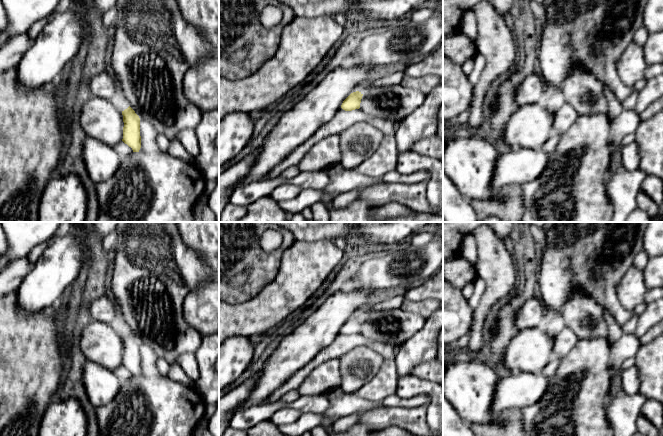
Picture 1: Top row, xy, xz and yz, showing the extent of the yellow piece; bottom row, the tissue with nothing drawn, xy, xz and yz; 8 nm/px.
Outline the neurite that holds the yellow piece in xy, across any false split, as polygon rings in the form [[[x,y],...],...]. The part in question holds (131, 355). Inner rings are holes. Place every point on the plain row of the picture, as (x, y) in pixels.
[[[118,315],[110,324],[123,339],[123,363],[122,365],[132,372],[133,376],[139,376],[141,372],[140,342],[129,330],[121,315]]]

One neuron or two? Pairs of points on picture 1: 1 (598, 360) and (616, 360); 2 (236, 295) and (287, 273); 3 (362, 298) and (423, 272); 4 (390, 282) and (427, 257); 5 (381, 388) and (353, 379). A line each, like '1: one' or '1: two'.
1: two
2: two
3: two
4: one
5: two

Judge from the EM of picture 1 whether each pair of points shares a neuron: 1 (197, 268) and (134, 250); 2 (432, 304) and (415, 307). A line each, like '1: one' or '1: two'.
1: one
2: one

